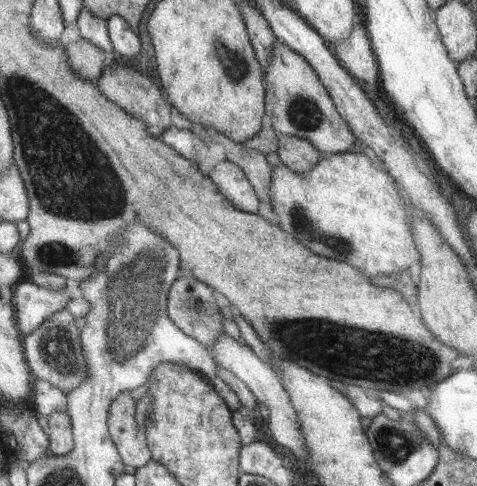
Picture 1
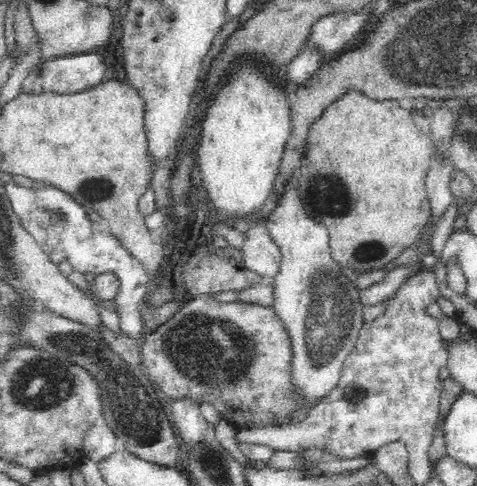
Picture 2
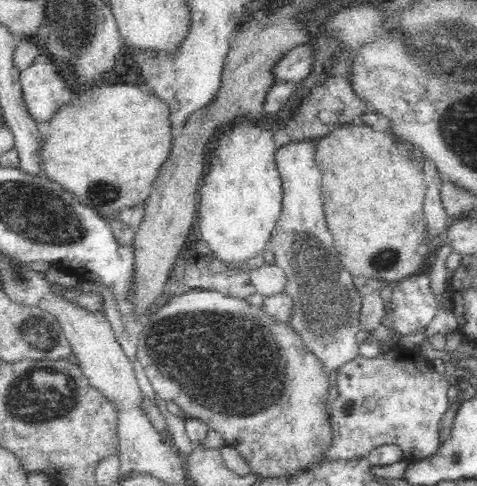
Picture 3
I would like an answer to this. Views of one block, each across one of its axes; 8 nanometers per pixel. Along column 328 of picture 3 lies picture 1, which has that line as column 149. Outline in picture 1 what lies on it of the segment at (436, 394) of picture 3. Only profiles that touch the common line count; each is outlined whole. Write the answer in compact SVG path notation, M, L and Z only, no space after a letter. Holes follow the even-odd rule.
M131 392L117 396L117 400L109 410L109 428L117 448L121 450L121 458L125 460L125 466L139 470L153 460L153 450L147 438L147 422L151 418L147 414L147 420L143 424L145 428L139 426L137 400L139 398L133 398Z

